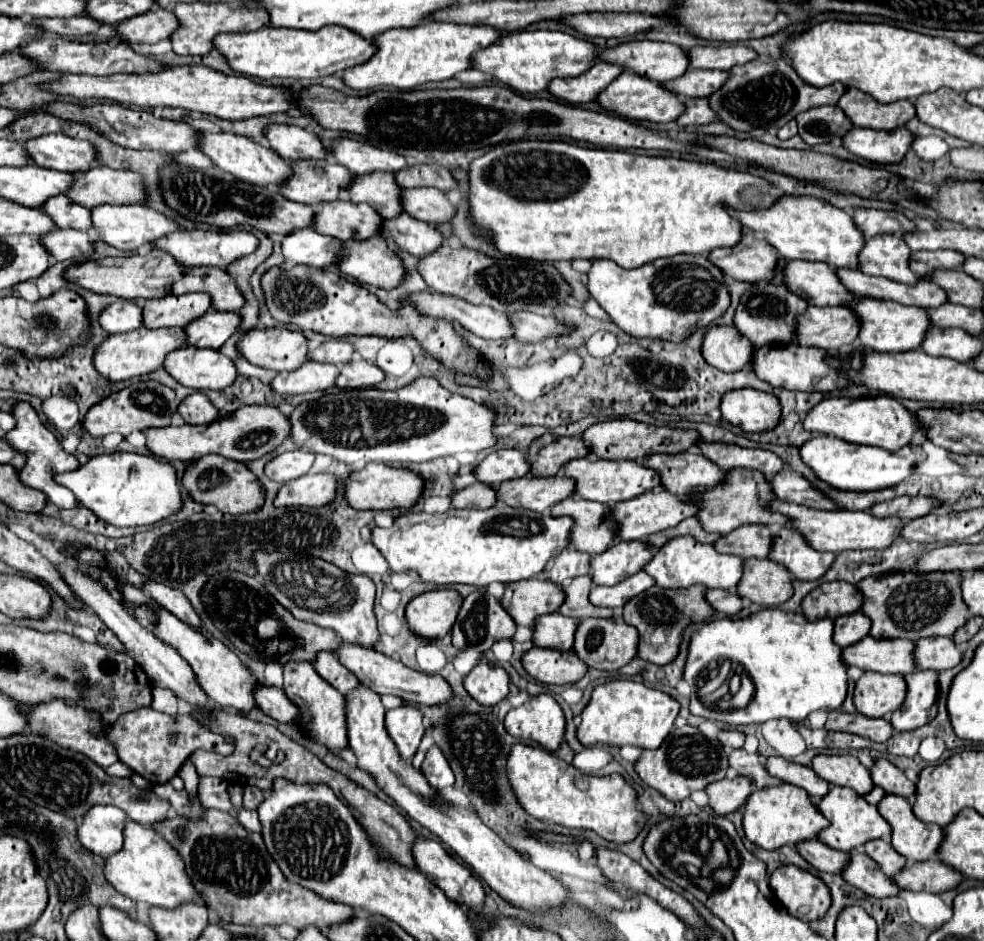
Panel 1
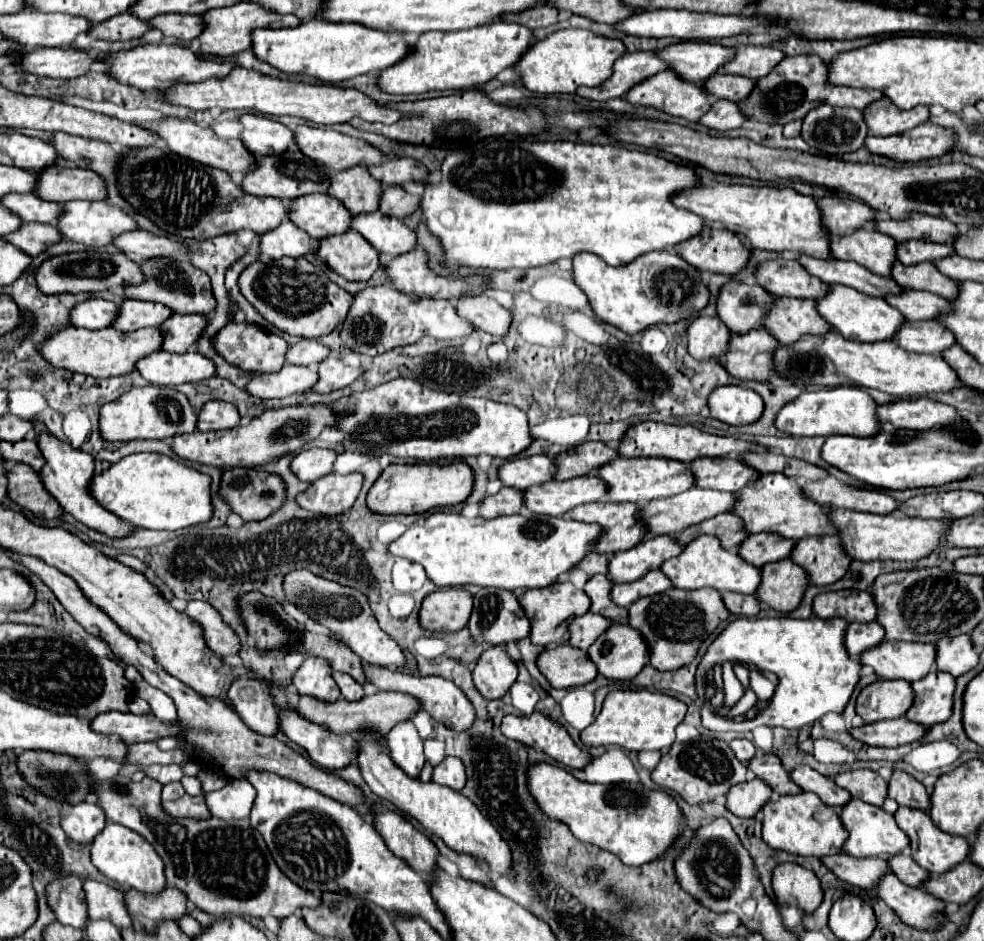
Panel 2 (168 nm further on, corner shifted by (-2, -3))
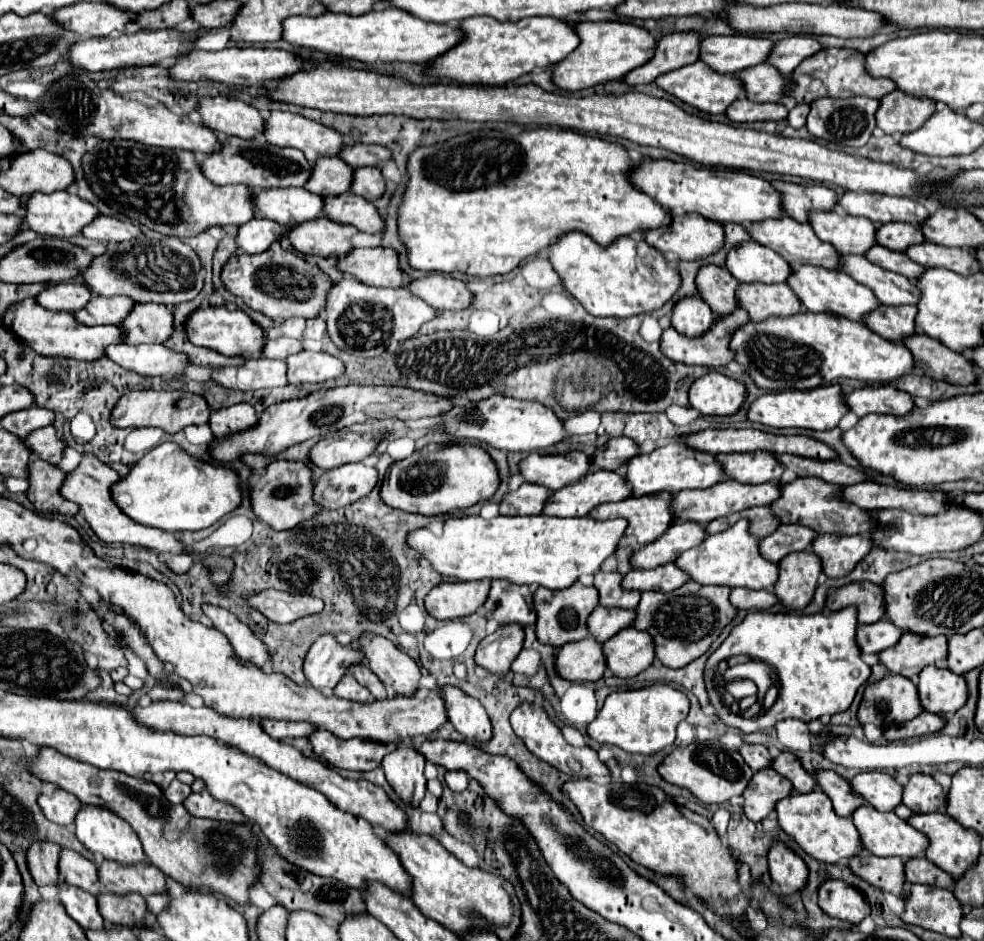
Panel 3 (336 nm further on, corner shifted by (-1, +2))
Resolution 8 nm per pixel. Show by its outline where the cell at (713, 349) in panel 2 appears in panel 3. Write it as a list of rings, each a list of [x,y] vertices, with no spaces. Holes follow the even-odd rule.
[[[699,295],[679,299],[671,313],[671,325],[687,337],[701,337],[711,327],[713,319],[713,311]]]

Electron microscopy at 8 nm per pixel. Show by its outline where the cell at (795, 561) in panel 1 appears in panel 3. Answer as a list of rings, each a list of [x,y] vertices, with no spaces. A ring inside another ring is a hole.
[[[817,535],[811,549],[821,557],[827,577],[845,577],[873,545],[867,535]]]

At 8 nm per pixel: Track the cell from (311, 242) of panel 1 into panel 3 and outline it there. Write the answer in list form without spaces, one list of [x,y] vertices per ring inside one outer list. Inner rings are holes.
[[[255,217],[253,221],[247,221],[245,225],[239,227],[239,231],[235,235],[235,243],[243,253],[251,253],[251,255],[253,253],[263,253],[285,231],[287,231],[287,227],[283,227],[275,221]]]

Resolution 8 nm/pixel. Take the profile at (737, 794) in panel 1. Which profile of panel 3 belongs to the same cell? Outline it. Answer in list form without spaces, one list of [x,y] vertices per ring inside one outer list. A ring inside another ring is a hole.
[[[767,767],[757,771],[749,781],[747,791],[743,793],[745,815],[751,821],[763,821],[775,809],[775,803],[783,797],[789,797],[791,791],[793,785],[775,769]]]

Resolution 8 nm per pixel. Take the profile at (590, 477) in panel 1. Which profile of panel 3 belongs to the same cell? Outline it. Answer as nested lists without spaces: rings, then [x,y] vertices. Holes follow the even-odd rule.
[[[679,441],[659,447],[649,455],[637,455],[627,463],[627,483],[633,487],[635,497],[659,493],[659,491],[669,491],[675,495],[683,489],[707,489],[723,481],[723,477],[725,471],[715,455],[691,449]]]

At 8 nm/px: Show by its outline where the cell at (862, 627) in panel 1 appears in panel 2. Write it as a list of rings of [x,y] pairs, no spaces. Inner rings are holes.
[[[852,622],[848,624],[848,630],[844,634],[844,646],[848,654],[852,654],[852,660],[858,660],[860,652],[874,648],[882,642],[884,628],[878,622]]]

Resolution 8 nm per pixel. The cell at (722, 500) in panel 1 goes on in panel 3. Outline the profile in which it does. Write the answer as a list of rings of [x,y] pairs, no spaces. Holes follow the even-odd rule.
[[[799,477],[781,489],[781,499],[771,505],[773,513],[781,519],[781,523],[801,523],[811,527],[819,533],[833,533],[833,535],[857,535],[857,533],[871,533],[871,521],[867,521],[867,511],[859,509],[843,501],[843,487],[831,485],[823,479],[815,477]]]

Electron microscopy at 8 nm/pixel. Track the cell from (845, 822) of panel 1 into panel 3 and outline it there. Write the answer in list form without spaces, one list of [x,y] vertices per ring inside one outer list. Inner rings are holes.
[[[863,805],[861,809],[857,809],[853,813],[853,823],[861,835],[863,847],[877,857],[903,857],[903,861],[907,861],[907,859],[923,857],[929,847],[929,839],[921,831],[913,829],[907,821],[899,819],[893,811],[881,813],[881,811],[873,809],[871,805]]]

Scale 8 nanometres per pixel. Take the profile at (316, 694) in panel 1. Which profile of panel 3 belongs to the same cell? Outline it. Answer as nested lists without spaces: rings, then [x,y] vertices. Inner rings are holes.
[[[321,635],[307,653],[305,677],[313,687],[335,687],[347,669],[365,657],[351,645],[341,645],[335,635]]]

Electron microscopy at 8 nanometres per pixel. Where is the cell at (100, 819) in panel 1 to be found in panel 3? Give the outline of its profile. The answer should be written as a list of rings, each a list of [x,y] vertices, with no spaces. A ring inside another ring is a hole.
[[[57,789],[53,795],[41,793],[37,803],[43,809],[45,817],[53,823],[59,823],[59,825],[71,825],[75,821],[79,807],[81,807],[79,799],[63,789]]]

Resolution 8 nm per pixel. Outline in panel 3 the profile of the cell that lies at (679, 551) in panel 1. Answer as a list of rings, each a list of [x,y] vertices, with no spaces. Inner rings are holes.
[[[741,519],[723,533],[707,535],[701,545],[689,549],[687,553],[681,553],[675,563],[683,571],[687,571],[693,581],[703,585],[729,585],[729,587],[773,591],[773,585],[777,583],[779,577],[777,563],[767,561],[759,553],[759,539],[755,539],[749,533],[749,525],[751,525],[749,519]]]

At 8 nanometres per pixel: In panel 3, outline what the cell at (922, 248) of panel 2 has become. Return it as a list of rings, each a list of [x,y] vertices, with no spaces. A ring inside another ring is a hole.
[[[883,223],[877,227],[877,243],[891,249],[891,251],[903,251],[909,245],[923,243],[923,235],[917,225],[907,223]]]

